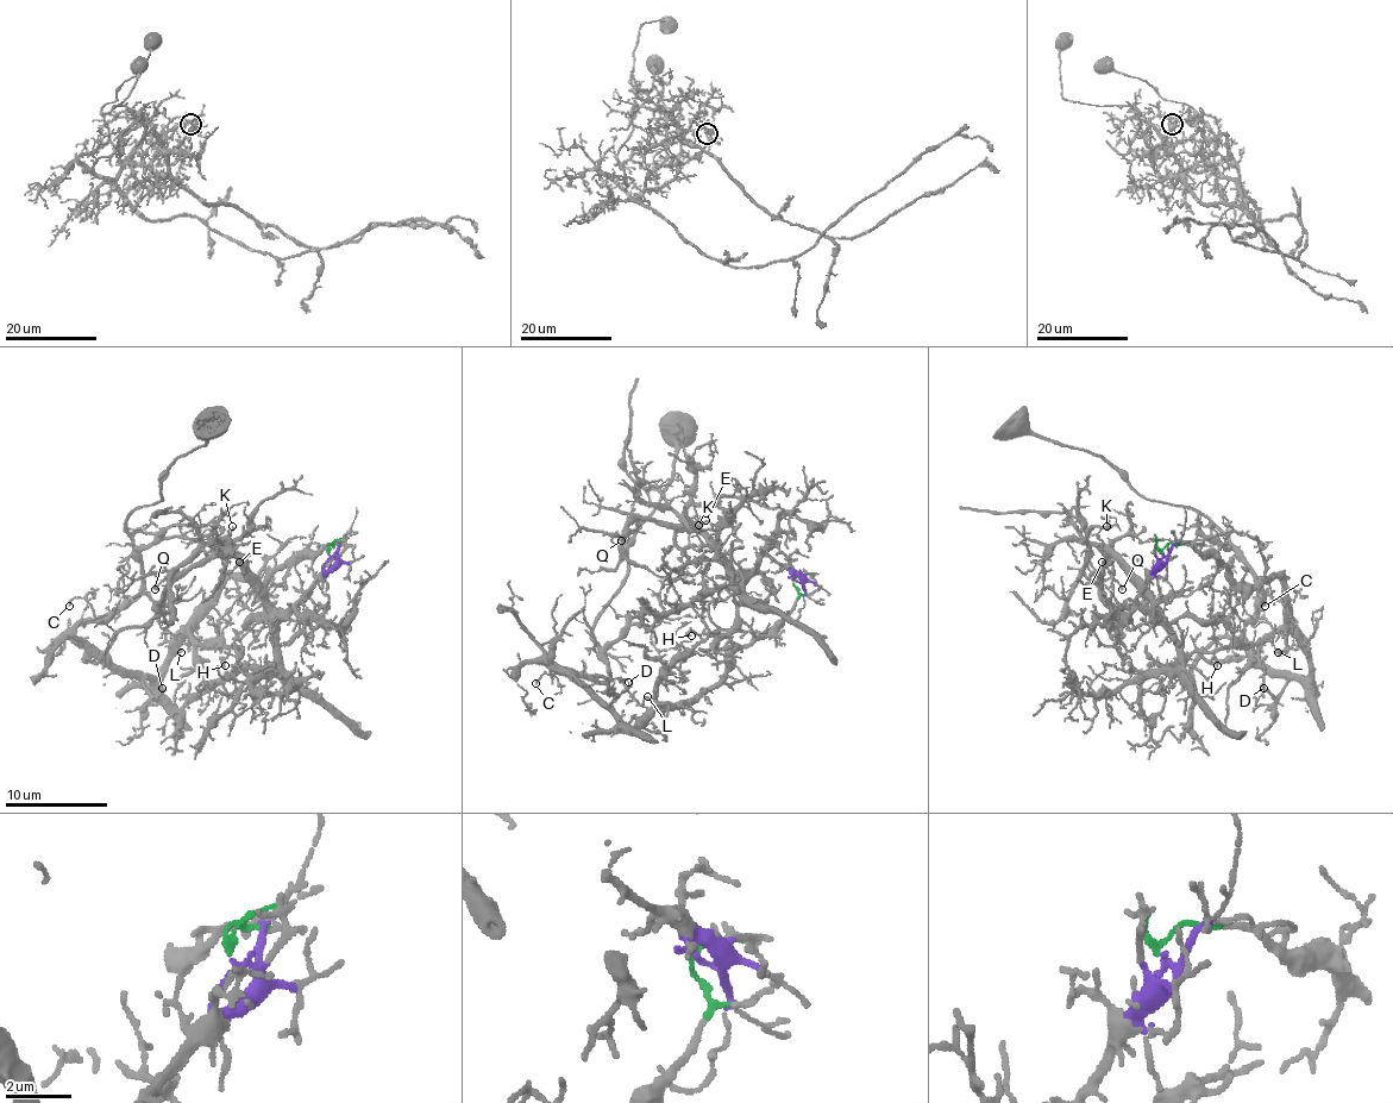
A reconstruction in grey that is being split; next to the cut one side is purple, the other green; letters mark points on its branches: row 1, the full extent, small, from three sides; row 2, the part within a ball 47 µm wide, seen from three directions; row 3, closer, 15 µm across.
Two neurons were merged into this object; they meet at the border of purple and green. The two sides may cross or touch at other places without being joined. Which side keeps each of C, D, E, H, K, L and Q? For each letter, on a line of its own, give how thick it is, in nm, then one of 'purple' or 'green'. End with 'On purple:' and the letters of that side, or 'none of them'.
C: calibre 130 nm; green
D: calibre 190 nm; green
E: calibre 170 nm; purple
H: calibre 120 nm; green
K: calibre 120 nm; purple
L: calibre 170 nm; green
Q: calibre 200 nm; purple
On purple: E, K, Q

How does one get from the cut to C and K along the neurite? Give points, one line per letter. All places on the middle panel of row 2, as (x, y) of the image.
C: (794, 580), (791, 608), (722, 677), (642, 725), (627, 728), (544, 664), (562, 671), (535, 684)
K: (794, 580), (769, 557), (738, 572), (700, 528), (696, 515), (700, 526)

